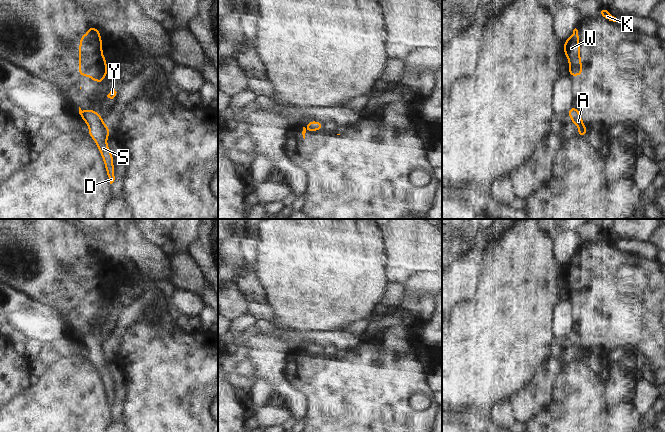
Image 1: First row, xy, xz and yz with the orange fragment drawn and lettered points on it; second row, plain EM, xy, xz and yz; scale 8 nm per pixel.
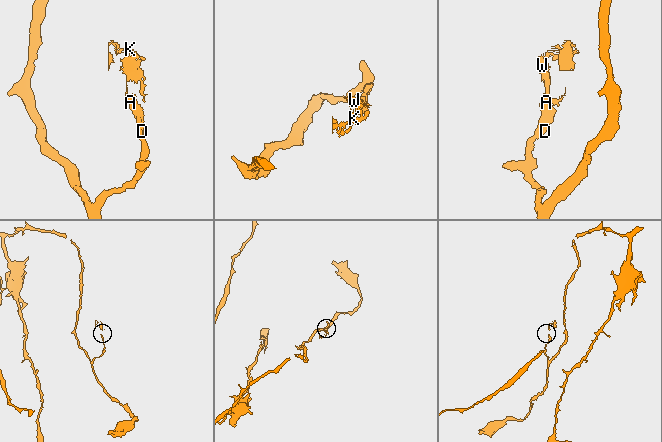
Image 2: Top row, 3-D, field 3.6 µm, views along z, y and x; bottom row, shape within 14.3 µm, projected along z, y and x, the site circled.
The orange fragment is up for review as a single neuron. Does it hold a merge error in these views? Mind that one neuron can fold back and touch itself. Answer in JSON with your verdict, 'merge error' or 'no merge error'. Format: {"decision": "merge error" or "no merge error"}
{"decision": "merge error"}

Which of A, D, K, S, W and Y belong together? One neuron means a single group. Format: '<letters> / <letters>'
A D S / K W Y

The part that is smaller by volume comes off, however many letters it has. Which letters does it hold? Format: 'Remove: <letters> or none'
Remove: K, W, Y

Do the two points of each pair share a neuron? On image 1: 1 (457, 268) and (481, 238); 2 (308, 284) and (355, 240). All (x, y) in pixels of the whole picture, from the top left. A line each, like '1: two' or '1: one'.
1: one
2: one

